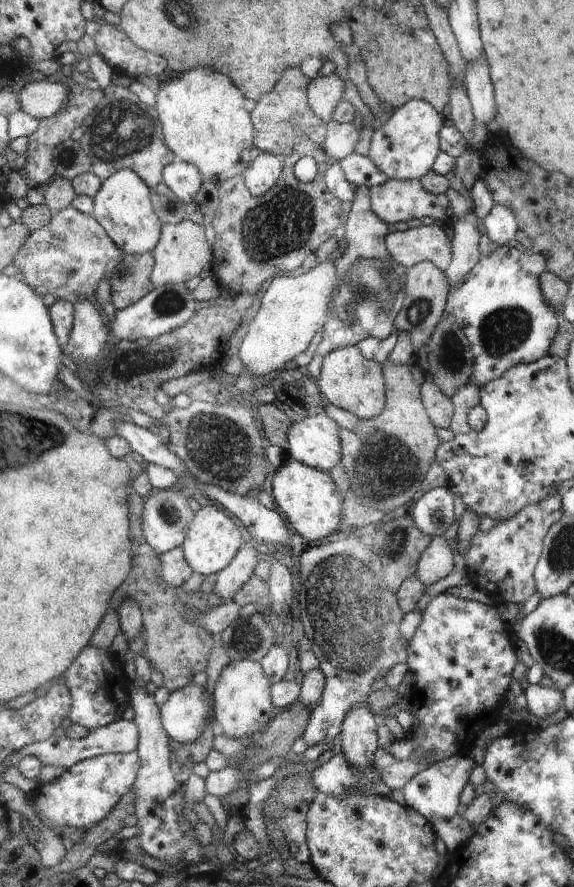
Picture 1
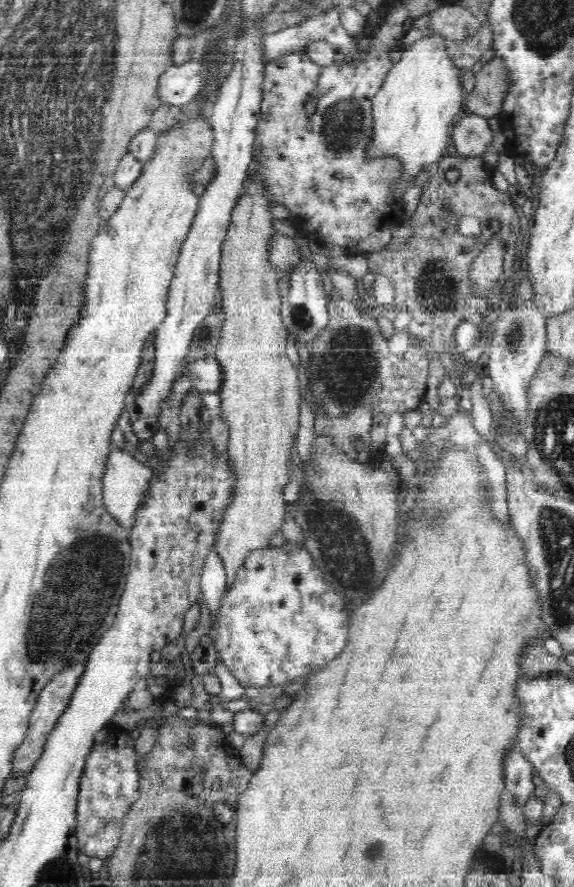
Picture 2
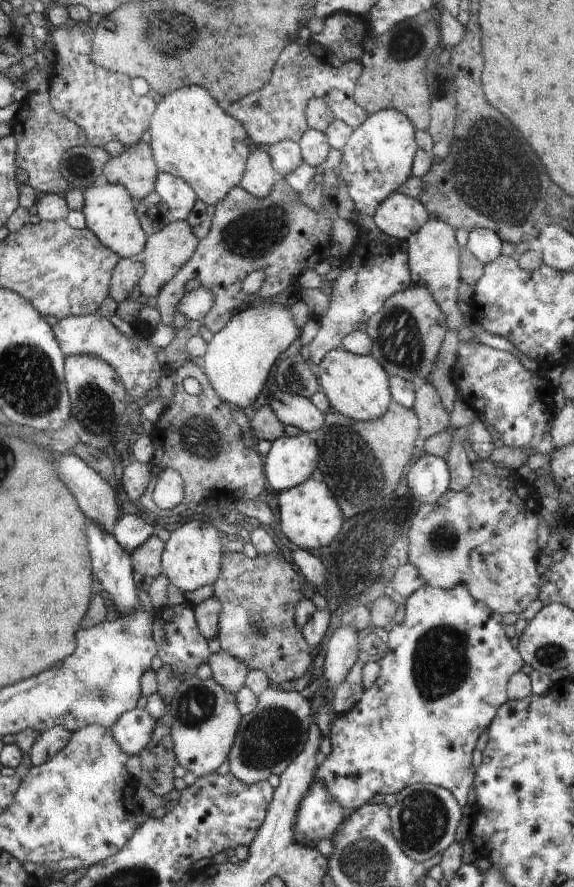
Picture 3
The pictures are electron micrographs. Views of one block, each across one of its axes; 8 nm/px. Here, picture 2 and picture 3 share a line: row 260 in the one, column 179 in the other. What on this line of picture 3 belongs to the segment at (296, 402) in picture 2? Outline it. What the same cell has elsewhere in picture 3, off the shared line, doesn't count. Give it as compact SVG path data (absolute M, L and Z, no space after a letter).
M187 219L185 221L175 220L164 230L149 236L144 260L147 274L143 276L140 284L138 284L138 295L144 299L149 296L159 297L163 288L171 283L179 275L179 272L191 262L196 251L199 250L200 243L201 240L194 234L194 227Z

